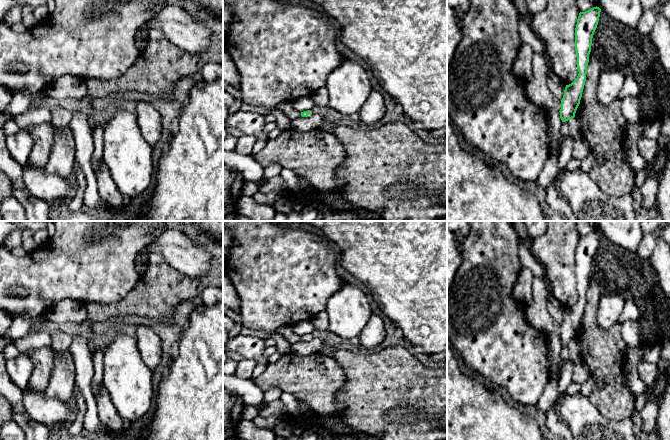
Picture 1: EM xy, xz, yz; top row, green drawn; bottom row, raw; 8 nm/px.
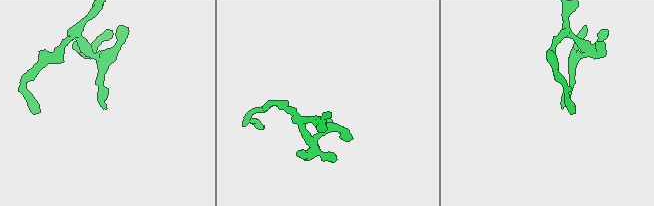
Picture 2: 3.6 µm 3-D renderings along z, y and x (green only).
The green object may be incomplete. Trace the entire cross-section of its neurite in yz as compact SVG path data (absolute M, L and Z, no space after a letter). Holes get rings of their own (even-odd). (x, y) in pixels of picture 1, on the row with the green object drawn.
M596 6L588 11L579 13L575 28L575 51L579 73L577 78L565 87L559 111L562 122L574 118L580 104L586 81L592 38L598 25L600 12L601 9Z

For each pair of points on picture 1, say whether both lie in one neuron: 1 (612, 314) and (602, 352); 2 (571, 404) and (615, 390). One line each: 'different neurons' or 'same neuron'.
1: different neurons
2: different neurons

